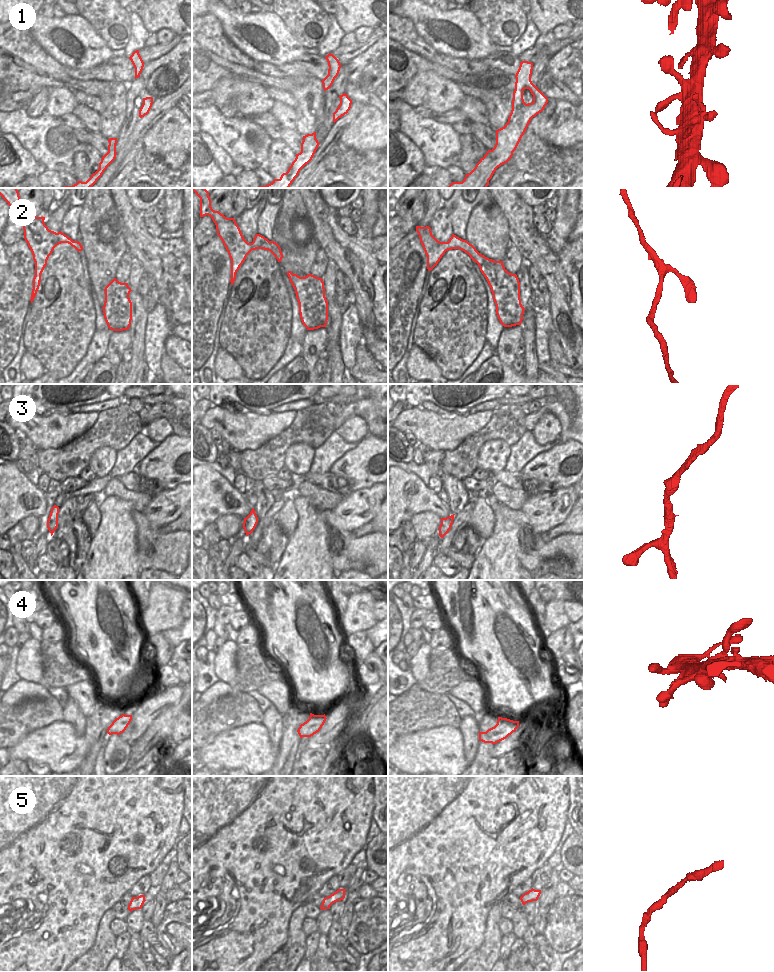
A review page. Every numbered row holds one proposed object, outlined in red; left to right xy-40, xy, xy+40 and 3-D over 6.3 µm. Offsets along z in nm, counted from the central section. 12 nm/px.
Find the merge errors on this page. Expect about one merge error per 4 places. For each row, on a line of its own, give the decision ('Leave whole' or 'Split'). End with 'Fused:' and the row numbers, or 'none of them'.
1: Leave whole
2: Leave whole
3: Leave whole
4: Leave whole
5: Leave whole
Fused: none of them

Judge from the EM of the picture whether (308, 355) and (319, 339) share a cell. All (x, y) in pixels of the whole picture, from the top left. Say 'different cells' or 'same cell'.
same cell

